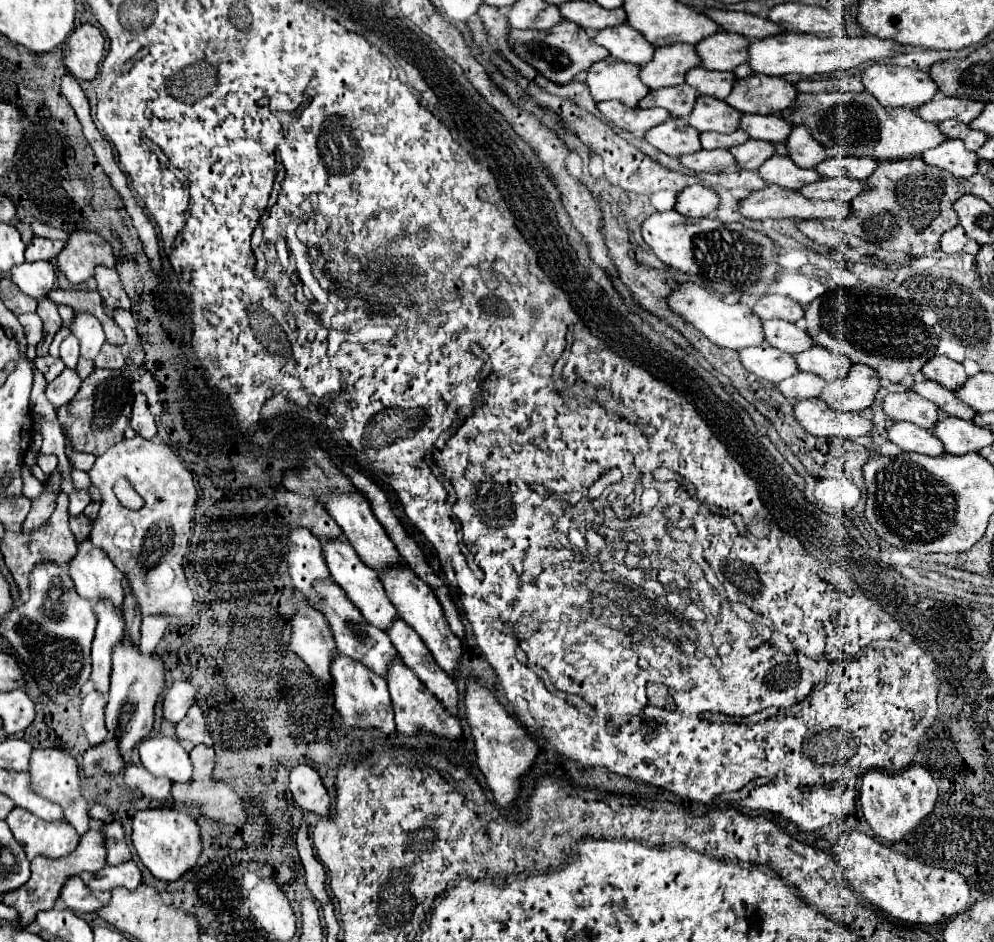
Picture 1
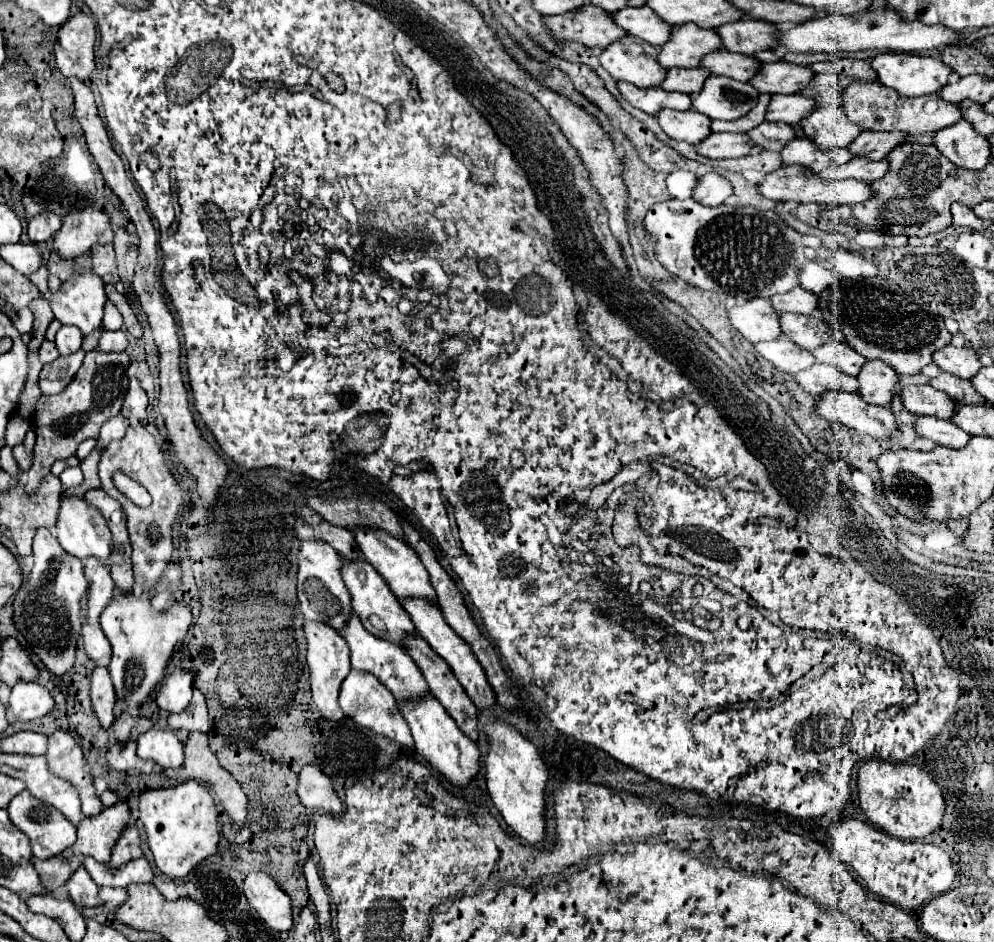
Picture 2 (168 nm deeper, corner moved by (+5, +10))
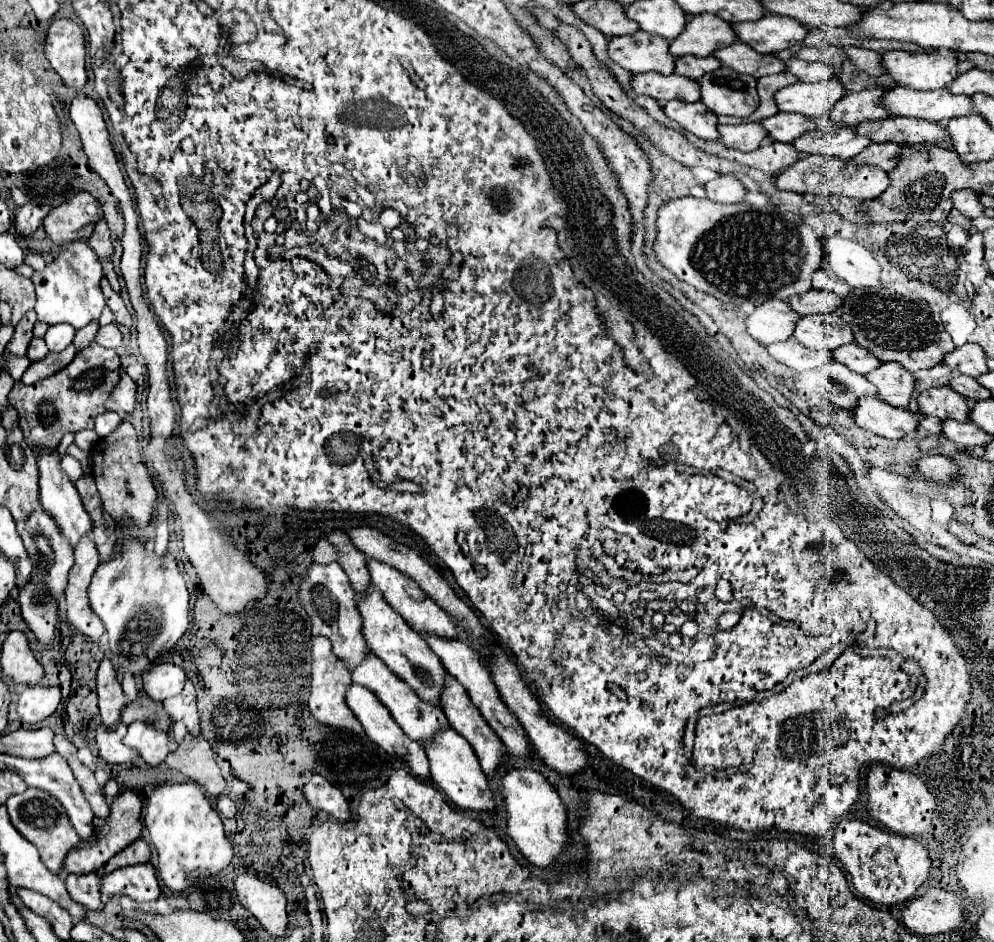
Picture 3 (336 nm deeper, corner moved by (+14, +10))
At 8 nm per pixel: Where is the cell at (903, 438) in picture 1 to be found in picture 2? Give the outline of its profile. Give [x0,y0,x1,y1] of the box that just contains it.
[913,416,971,448]

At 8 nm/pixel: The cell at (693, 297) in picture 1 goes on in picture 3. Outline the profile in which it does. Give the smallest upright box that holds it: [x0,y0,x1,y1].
[746,300,802,344]

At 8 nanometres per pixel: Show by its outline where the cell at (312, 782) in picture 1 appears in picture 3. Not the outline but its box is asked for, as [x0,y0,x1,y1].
[304,774,352,822]

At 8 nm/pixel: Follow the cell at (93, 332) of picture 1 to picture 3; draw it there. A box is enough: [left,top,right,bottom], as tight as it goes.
[32,238,106,328]

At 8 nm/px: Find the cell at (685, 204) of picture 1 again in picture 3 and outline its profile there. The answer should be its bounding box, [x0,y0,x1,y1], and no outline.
[704,174,746,204]

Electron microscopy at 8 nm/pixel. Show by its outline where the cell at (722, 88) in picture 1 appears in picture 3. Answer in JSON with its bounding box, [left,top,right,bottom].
[714,42,786,78]

